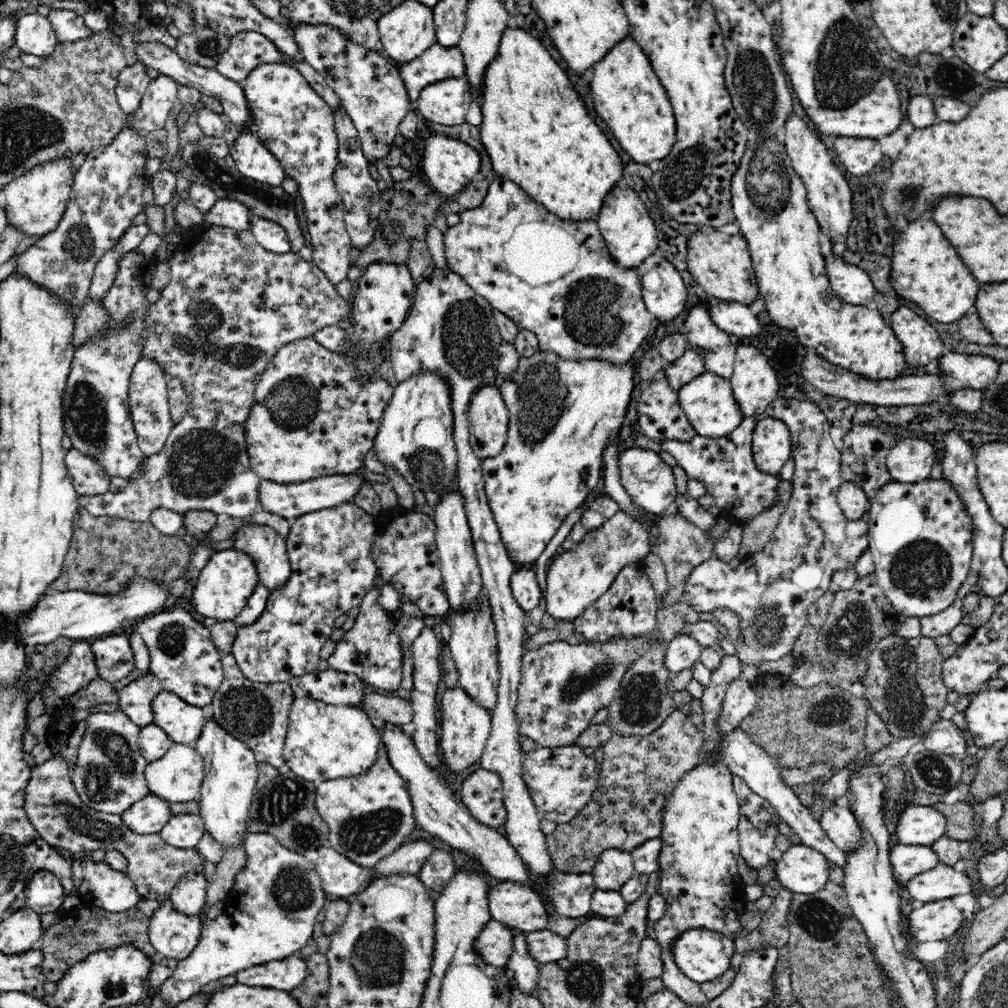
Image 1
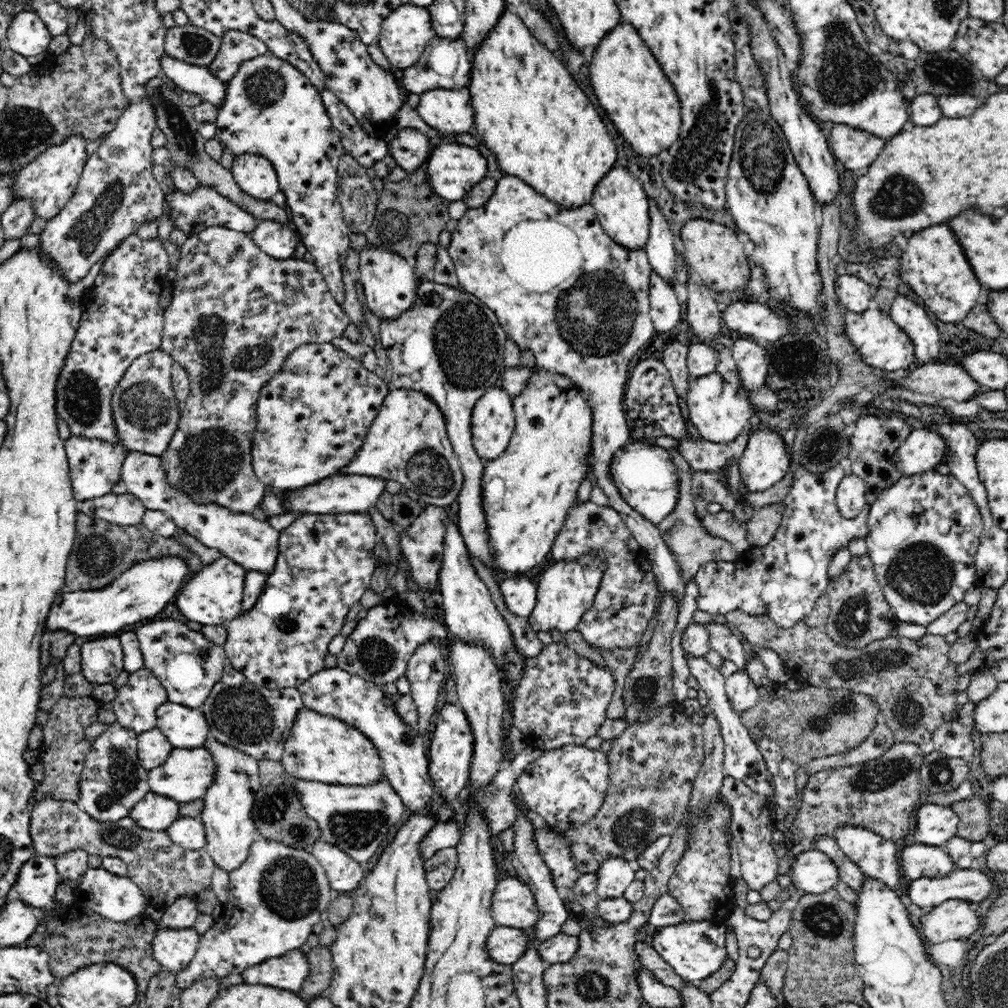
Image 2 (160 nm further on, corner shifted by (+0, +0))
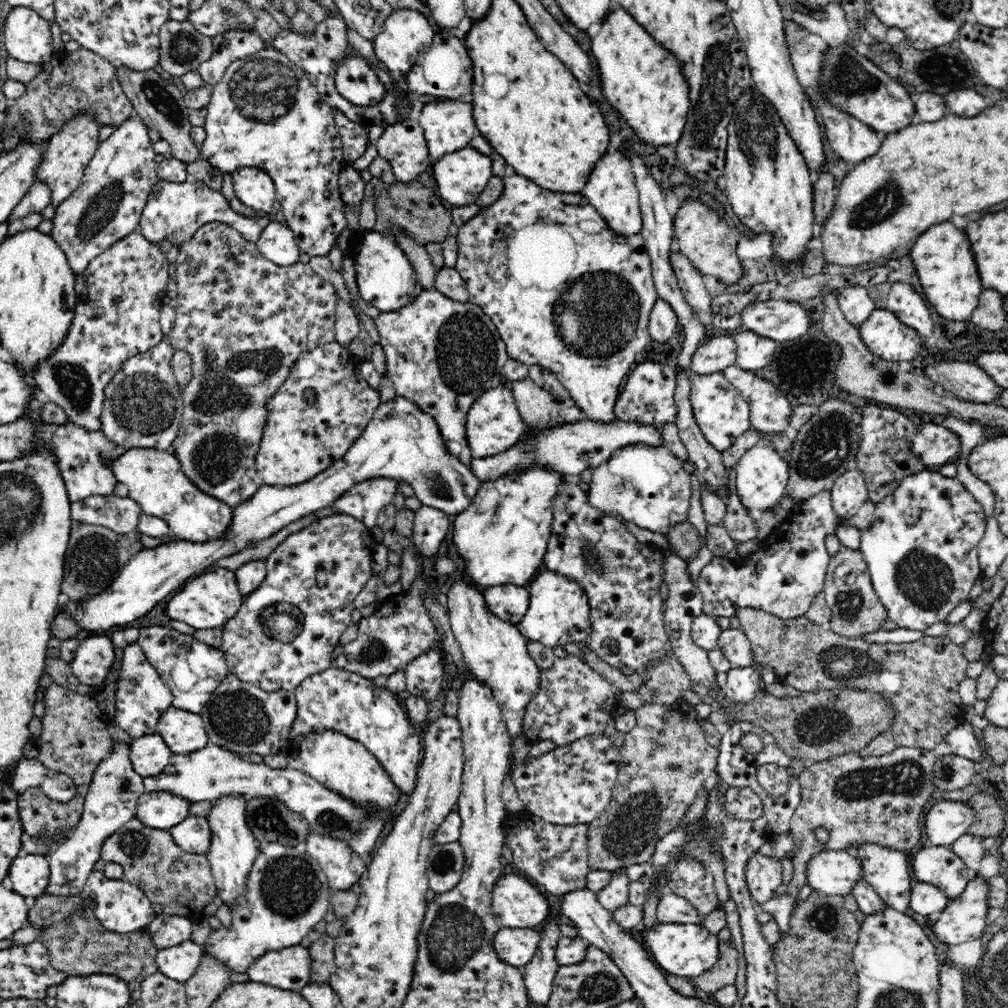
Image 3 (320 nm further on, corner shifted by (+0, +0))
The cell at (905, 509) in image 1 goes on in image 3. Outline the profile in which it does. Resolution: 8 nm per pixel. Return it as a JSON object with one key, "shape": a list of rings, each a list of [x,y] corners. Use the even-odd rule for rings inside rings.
{"shape":[[[925,468],[922,472],[907,476],[898,485],[898,488],[895,488],[894,492],[891,492],[889,495],[890,496],[886,496],[882,502],[875,504],[874,520],[868,528],[864,528],[864,530],[861,531],[859,549],[863,554],[864,560],[867,562],[872,588],[878,599],[880,599],[880,602],[884,605],[887,618],[895,622],[898,628],[924,631],[935,622],[945,622],[947,616],[956,606],[971,599],[970,588],[972,588],[974,580],[976,580],[979,575],[982,575],[978,547],[980,539],[984,537],[985,533],[985,514],[982,505],[974,498],[973,494],[968,492],[968,489],[962,484],[961,480],[958,480],[958,477],[946,477],[939,473],[938,470],[931,470],[931,468]]]}

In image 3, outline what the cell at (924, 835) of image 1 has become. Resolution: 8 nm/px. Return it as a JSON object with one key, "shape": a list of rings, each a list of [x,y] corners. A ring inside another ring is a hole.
{"shape":[[[943,799],[932,805],[926,814],[928,844],[945,847],[954,844],[975,821],[976,812],[969,803]]]}

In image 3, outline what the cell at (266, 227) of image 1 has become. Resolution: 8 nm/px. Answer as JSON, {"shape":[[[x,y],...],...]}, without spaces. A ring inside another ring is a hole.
{"shape":[[[278,221],[269,222],[264,228],[258,238],[257,248],[267,260],[282,267],[296,264],[302,255],[290,228]]]}

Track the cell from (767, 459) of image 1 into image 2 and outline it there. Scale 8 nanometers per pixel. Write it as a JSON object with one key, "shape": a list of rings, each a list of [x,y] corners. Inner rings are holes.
{"shape":[[[756,431],[750,435],[738,458],[738,471],[747,494],[764,492],[778,484],[786,476],[789,464],[784,442],[778,433]]]}

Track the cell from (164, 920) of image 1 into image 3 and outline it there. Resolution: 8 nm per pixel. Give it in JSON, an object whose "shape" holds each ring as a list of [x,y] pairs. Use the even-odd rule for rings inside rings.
{"shape":[[[190,939],[172,948],[159,950],[155,958],[156,966],[163,976],[185,984],[196,974],[203,952],[204,947]]]}

